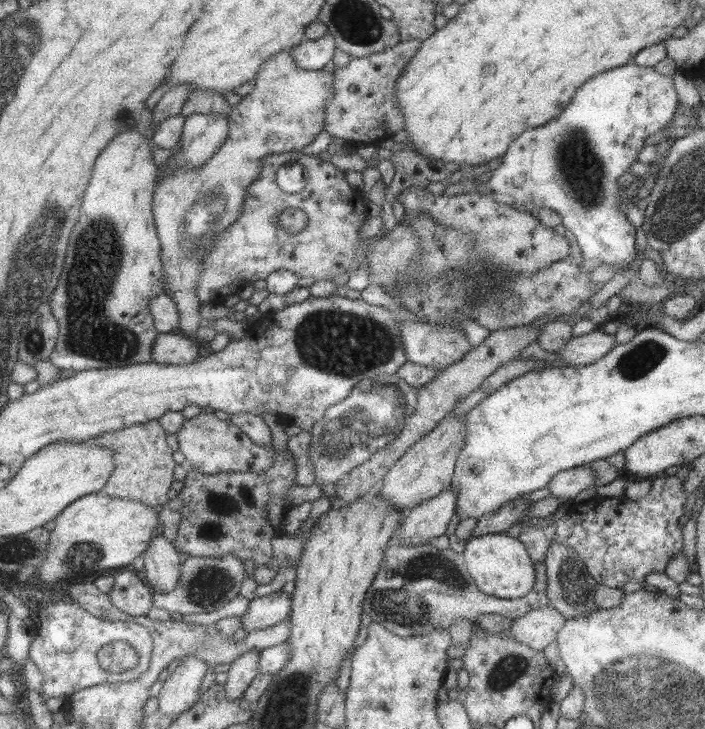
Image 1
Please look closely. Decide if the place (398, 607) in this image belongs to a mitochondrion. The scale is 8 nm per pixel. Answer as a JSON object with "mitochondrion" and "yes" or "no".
{"mitochondrion":"yes"}

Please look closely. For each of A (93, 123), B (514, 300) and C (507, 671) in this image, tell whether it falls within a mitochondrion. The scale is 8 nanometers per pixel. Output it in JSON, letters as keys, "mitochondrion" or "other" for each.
{"A":"other","B":"mitochondrion","C":"mitochondrion"}

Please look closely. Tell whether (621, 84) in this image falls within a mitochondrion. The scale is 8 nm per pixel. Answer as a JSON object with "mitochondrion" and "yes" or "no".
{"mitochondrion":"no"}

